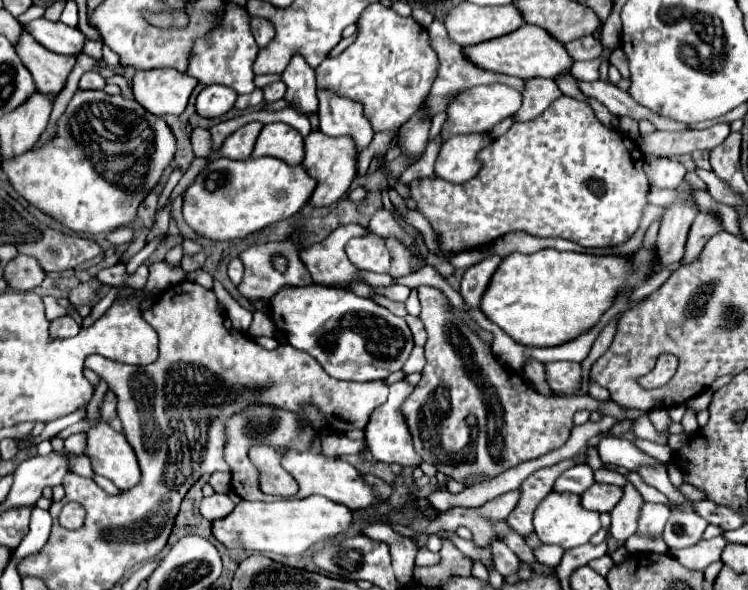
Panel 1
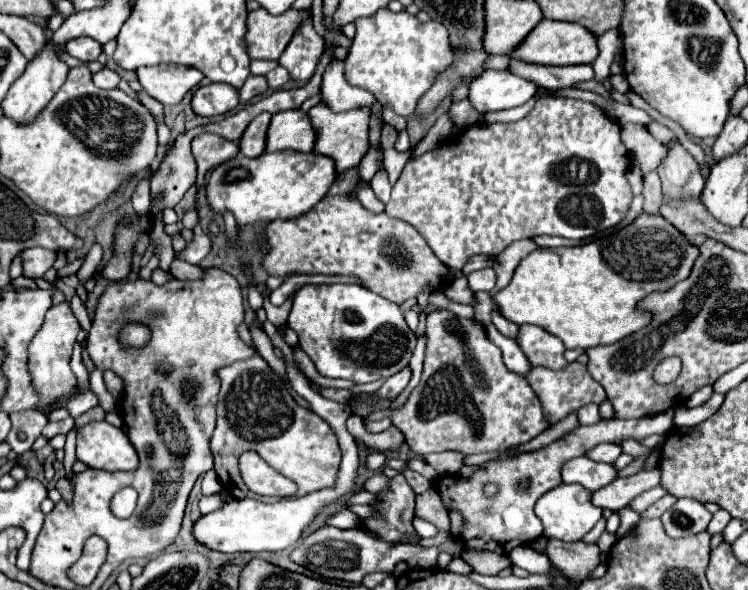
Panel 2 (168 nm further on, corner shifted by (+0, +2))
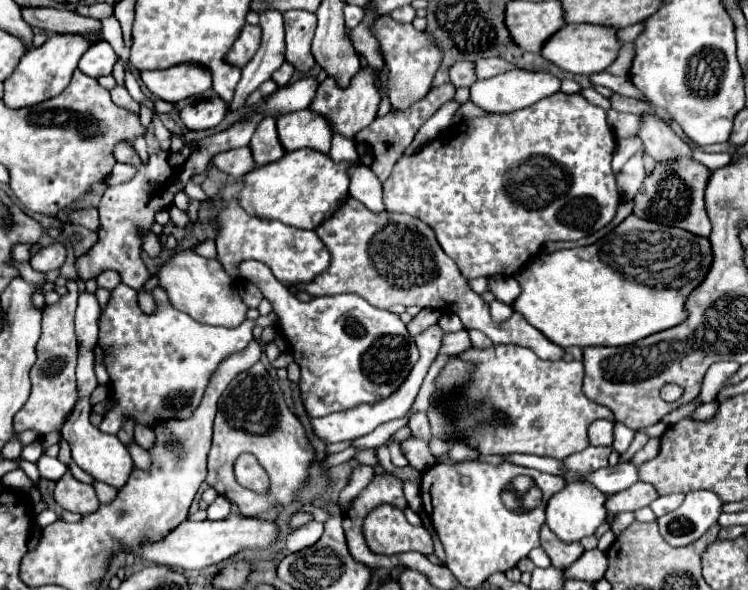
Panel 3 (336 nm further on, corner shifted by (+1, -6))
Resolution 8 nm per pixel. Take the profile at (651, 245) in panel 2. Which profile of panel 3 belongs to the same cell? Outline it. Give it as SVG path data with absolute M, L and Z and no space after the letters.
M629 215L619 227L615 227L611 231L611 235L599 239L597 243L593 245L587 245L587 247L573 247L573 249L563 249L563 251L555 251L555 253L541 253L537 255L535 259L531 259L527 265L523 265L517 273L515 273L515 279L517 283L521 285L521 295L513 301L513 311L515 313L521 313L535 329L539 329L549 341L553 341L555 345L559 347L581 347L581 349L587 349L587 347L597 347L597 345L631 345L647 335L653 335L653 333L659 333L663 329L669 329L669 327L675 327L679 325L687 315L685 315L685 309L683 309L683 303L687 299L687 295L703 281L703 277L707 275L711 267L711 245L709 245L709 239L705 237L697 237L689 231L683 231L679 227L669 227L669 225L661 225L661 223L651 223L647 219L639 219L637 215Z

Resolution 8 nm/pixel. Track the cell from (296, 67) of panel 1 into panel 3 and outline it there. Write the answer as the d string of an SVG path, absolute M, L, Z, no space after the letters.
M293 9L283 13L283 19L285 19L285 45L287 45L285 59L301 75L309 75L315 67L315 57L311 53L311 39L317 27L317 17L315 13Z

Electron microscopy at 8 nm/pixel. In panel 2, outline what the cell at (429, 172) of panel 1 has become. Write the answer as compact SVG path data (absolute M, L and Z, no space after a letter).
M466 99L462 101L454 101L452 107L450 107L450 117L456 121L458 127L468 127L468 125L476 125L480 123L482 115L476 113L476 109L472 107L472 103Z

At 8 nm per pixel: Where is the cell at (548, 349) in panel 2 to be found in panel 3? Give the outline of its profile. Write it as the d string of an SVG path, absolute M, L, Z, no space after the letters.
M347 197L345 203L325 219L315 233L331 251L331 267L317 275L311 283L297 283L293 289L311 295L339 295L357 293L379 309L389 309L397 303L409 307L433 307L439 311L453 311L461 317L465 329L477 329L485 333L493 343L513 343L531 349L539 359L559 361L565 351L551 343L541 331L531 327L519 313L513 313L509 321L495 325L489 315L489 305L469 289L467 279L459 273L453 259L449 259L437 243L429 225L399 213L371 213L363 203Z

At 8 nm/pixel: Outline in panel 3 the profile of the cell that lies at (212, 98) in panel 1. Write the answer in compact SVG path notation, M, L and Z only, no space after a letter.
M221 97L187 103L179 115L187 129L211 129L223 121L229 107Z

